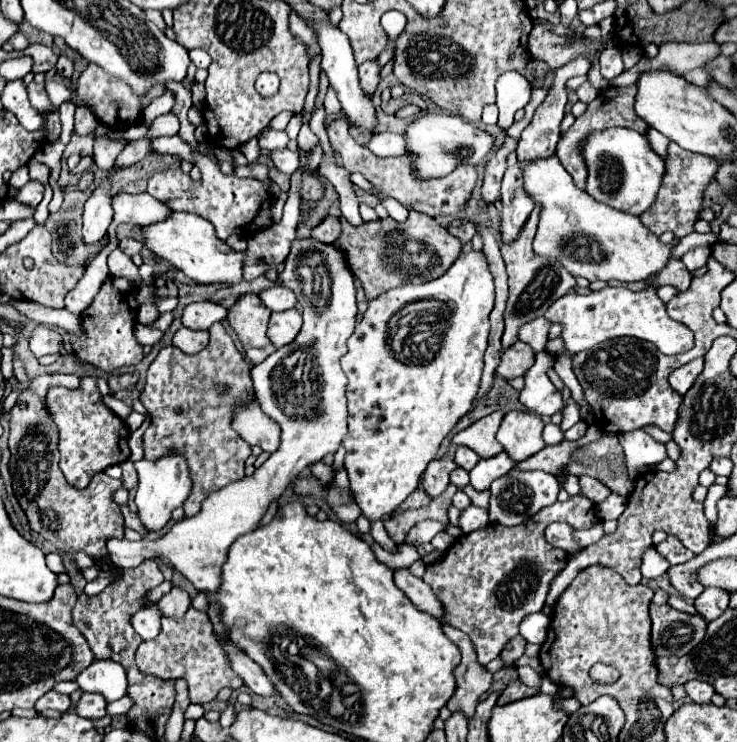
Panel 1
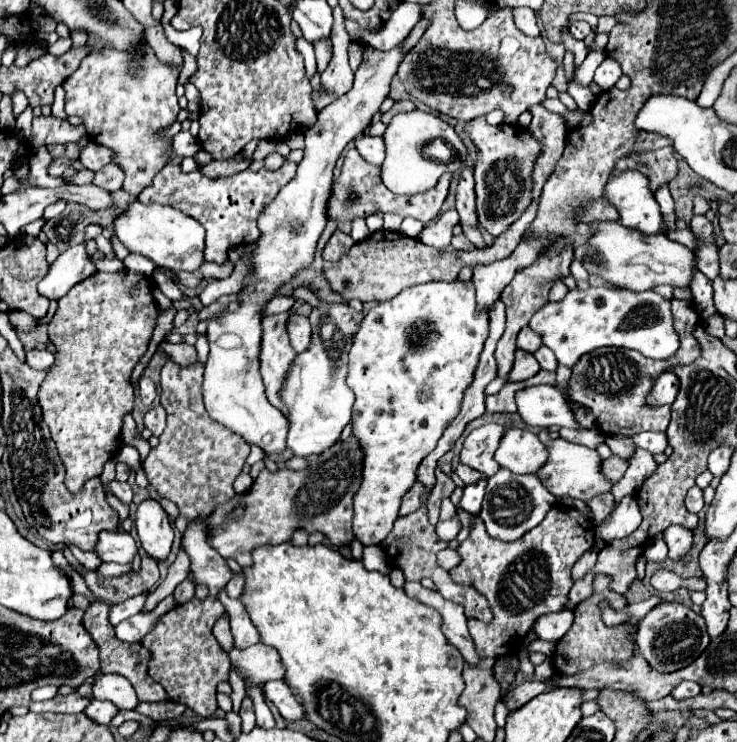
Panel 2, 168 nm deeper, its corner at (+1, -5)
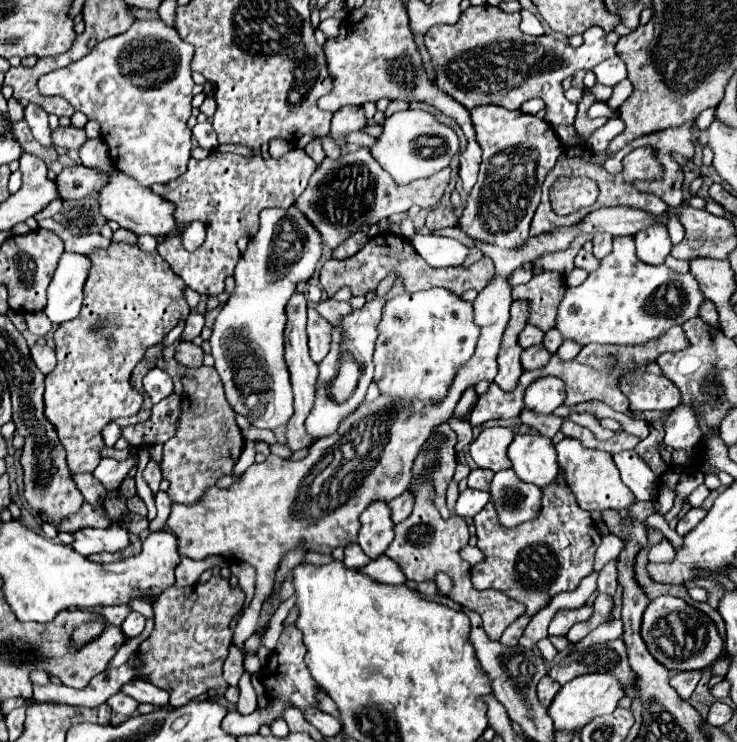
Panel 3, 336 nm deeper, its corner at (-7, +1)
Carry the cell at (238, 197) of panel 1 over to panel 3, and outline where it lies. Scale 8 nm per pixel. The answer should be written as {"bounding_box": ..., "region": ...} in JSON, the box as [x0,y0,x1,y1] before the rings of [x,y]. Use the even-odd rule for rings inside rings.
{"bounding_box":[152,148,318,296],"region":[[[294,148],[282,158],[264,160],[260,154],[242,158],[238,154],[220,154],[212,150],[208,158],[190,158],[188,170],[166,184],[154,184],[152,192],[176,204],[176,220],[184,226],[192,220],[206,224],[206,242],[194,250],[182,250],[178,238],[166,238],[158,244],[158,254],[172,266],[172,270],[198,294],[218,296],[224,292],[226,276],[232,276],[234,266],[240,258],[236,242],[240,236],[252,238],[258,232],[258,214],[264,208],[290,208],[296,196],[304,192],[310,176],[318,164],[302,150]]]}

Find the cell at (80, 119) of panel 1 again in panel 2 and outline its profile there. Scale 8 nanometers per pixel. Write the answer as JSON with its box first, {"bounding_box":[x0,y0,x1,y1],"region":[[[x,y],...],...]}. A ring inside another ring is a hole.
{"bounding_box":[30,116,86,146],"region":[[[38,116],[32,124],[30,146],[50,146],[50,144],[70,144],[78,142],[86,136],[84,126],[72,126],[66,120],[58,120],[54,116]]]}

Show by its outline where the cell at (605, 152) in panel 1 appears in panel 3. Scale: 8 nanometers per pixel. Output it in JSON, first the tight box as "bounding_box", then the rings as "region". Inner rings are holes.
{"bounding_box":[634,222,670,264],"region":[[[654,222],[644,230],[634,234],[636,242],[636,256],[646,264],[662,264],[664,258],[670,254],[670,236],[668,228],[662,222]]]}

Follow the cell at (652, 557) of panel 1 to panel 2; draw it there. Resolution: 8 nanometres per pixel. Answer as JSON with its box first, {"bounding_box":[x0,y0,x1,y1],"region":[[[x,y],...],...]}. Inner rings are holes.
{"bounding_box":[644,536,668,562],"region":[[[658,536],[658,538],[654,538],[650,544],[648,544],[648,548],[644,550],[644,556],[646,556],[646,560],[652,560],[652,562],[664,562],[666,560],[666,556],[668,556],[668,548],[666,548],[666,542]]]}

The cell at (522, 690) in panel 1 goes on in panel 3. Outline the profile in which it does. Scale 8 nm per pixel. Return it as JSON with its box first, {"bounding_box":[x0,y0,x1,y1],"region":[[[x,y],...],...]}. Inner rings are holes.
{"bounding_box":[536,676,560,706],"region":[[[544,676],[544,678],[540,680],[538,688],[536,688],[540,704],[550,706],[550,702],[552,702],[552,698],[554,698],[554,694],[556,694],[558,690],[560,690],[560,684],[558,684],[558,682],[554,682],[550,676]]]}

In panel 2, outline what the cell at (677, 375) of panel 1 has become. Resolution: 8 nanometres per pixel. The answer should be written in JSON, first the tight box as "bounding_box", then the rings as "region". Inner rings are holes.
{"bounding_box":[646,372,678,408],"region":[[[662,372],[656,380],[652,390],[646,396],[646,404],[650,408],[654,406],[664,406],[664,404],[672,404],[676,398],[676,390],[678,390],[678,382],[676,376],[670,372]]]}

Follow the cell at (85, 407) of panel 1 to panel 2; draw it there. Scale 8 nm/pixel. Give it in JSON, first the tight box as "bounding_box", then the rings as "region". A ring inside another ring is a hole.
{"bounding_box":[38,270,158,492],"region":[[[120,270],[114,274],[96,272],[92,274],[92,278],[76,284],[58,302],[58,310],[48,324],[50,342],[56,346],[56,360],[38,390],[38,404],[42,408],[44,422],[48,424],[50,434],[56,442],[60,460],[64,462],[66,488],[70,492],[78,492],[88,478],[100,476],[104,462],[118,452],[122,420],[136,406],[130,374],[148,348],[148,342],[156,328],[156,318],[158,306],[152,296],[152,278],[130,270]]]}

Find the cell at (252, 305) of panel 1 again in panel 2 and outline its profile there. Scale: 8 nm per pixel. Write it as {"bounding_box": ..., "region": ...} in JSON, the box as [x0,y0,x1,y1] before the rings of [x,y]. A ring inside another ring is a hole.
{"bounding_box":[260,312,296,418],"region":[[[290,312],[272,314],[264,318],[264,338],[260,350],[260,372],[264,378],[268,400],[288,418],[288,410],[282,404],[278,392],[284,388],[286,376],[290,372],[292,360],[296,358],[294,348],[290,346],[286,322]]]}

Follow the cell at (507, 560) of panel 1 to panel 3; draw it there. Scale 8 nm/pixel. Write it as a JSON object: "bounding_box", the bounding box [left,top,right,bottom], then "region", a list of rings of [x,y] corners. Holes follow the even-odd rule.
{"bounding_box":[472,474,600,618],"region":[[[562,474],[556,484],[542,490],[544,498],[540,518],[518,528],[502,528],[492,504],[486,504],[484,510],[474,516],[478,536],[476,546],[484,552],[484,560],[482,564],[472,566],[472,584],[476,584],[478,590],[500,590],[512,600],[522,602],[526,606],[524,616],[530,618],[546,608],[556,594],[574,592],[578,588],[578,582],[592,572],[594,552],[600,546],[600,534],[590,512],[584,512],[576,504]]]}

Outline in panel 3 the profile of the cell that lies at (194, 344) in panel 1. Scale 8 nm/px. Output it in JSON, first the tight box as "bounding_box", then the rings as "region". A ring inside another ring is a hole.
{"bounding_box":[176,342,204,368],"region":[[[180,342],[176,348],[176,360],[186,368],[202,366],[202,358],[204,358],[202,348],[192,342]]]}

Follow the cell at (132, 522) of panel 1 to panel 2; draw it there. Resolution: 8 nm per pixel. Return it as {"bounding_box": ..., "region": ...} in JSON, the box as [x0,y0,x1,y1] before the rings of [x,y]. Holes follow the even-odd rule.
{"bounding_box":[104,480,132,504],"region":[[[112,480],[112,482],[104,484],[104,494],[114,494],[114,496],[118,496],[122,502],[126,502],[126,504],[132,502],[132,488],[130,488],[128,482]]]}

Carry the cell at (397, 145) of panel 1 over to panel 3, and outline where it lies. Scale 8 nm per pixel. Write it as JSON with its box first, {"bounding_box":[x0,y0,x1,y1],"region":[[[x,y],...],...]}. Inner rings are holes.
{"bounding_box":[348,132,376,148],"region":[[[354,132],[354,134],[348,136],[348,140],[352,144],[356,144],[356,146],[364,146],[364,148],[370,148],[376,142],[376,138],[370,136],[370,134],[366,134],[366,132]]]}

